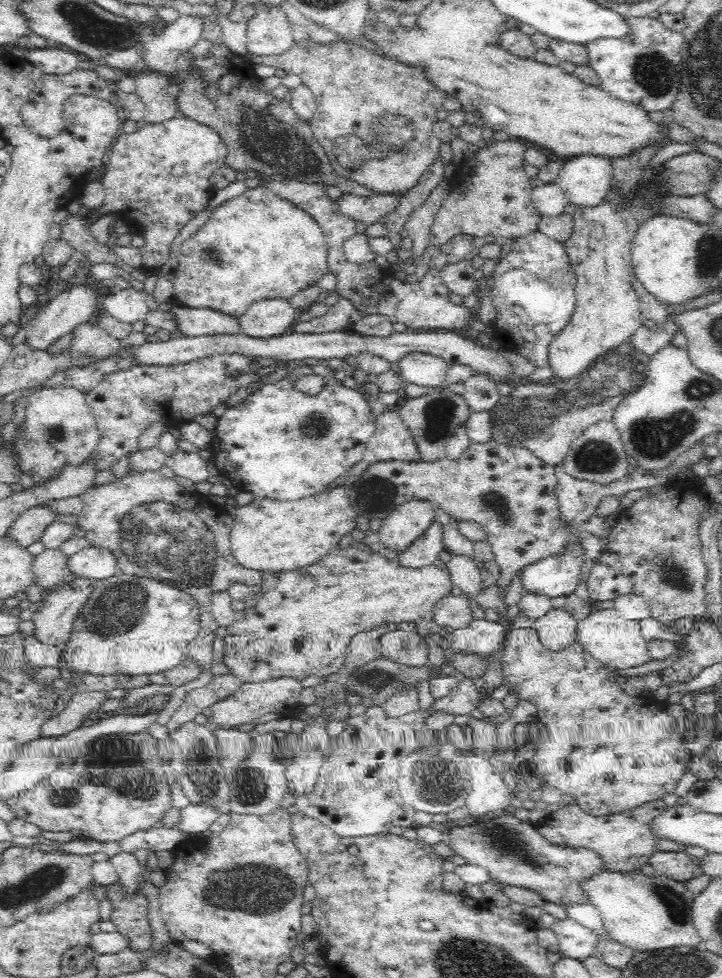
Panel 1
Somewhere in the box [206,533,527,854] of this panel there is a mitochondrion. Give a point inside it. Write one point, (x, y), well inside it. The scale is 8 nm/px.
(438, 787)

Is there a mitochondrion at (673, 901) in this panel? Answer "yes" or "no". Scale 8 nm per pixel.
yes

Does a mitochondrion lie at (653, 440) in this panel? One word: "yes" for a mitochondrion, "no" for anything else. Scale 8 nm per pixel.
yes

